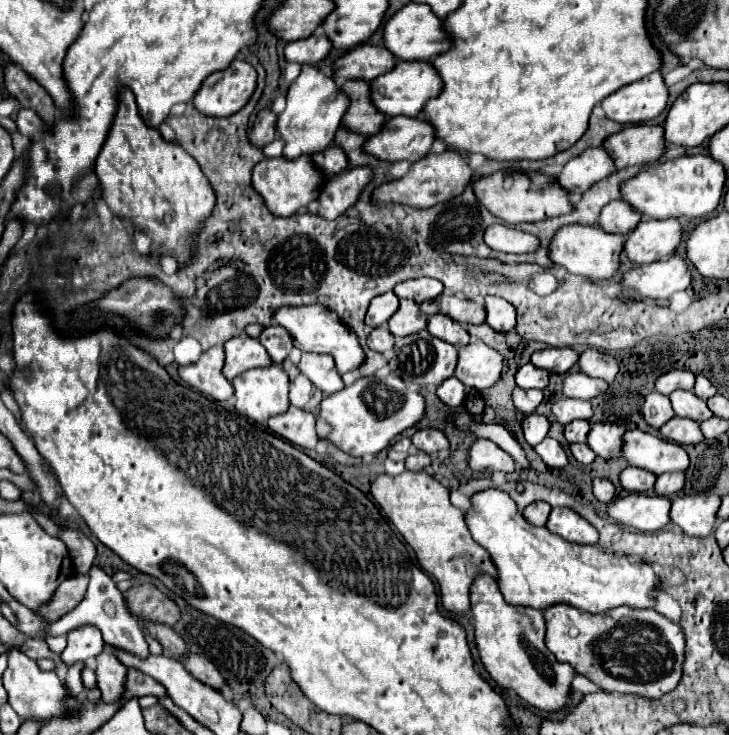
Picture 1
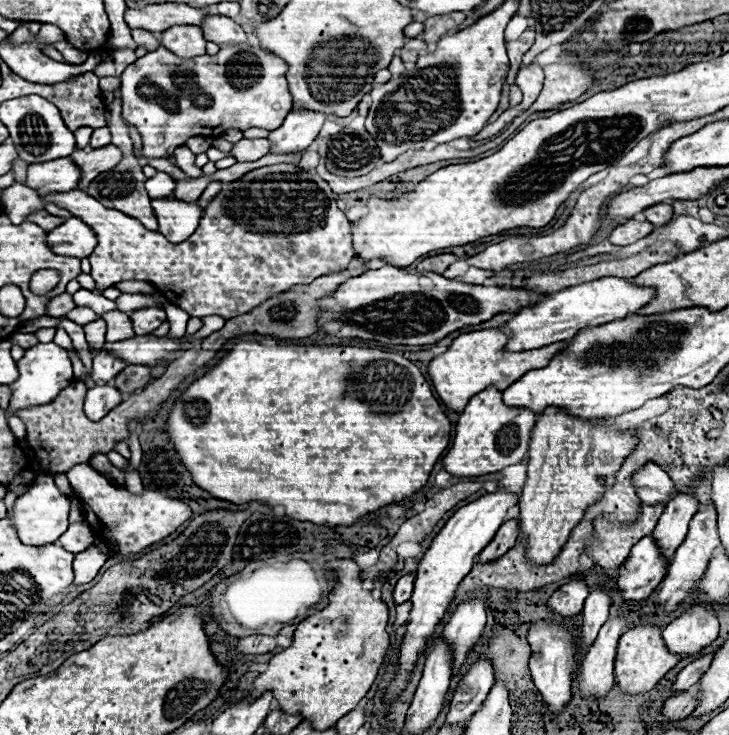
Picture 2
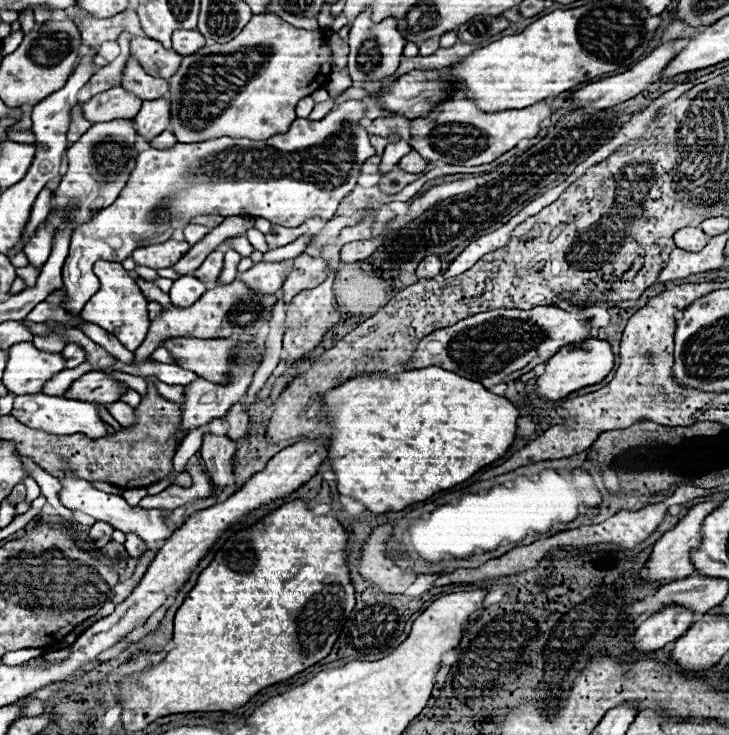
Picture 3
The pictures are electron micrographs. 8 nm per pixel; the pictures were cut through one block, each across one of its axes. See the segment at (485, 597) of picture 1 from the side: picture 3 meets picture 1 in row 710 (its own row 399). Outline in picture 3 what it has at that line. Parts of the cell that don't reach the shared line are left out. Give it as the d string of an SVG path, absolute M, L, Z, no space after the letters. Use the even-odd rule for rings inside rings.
M586 338L580 344L572 344L572 346L564 346L560 348L546 364L546 372L538 378L536 384L536 392L544 398L544 400L560 400L562 396L582 388L582 386L590 386L590 384L598 384L600 380L604 380L610 370L614 368L614 354L610 350L610 344L606 340L600 338Z

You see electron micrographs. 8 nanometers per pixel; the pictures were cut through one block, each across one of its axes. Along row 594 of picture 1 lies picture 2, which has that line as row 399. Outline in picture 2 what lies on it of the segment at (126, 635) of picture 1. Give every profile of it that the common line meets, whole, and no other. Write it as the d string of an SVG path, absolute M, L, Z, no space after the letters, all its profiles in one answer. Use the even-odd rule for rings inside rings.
M94 386L86 392L86 400L84 400L84 412L90 420L100 420L104 418L112 408L116 408L116 404L122 402L122 392L114 386Z

